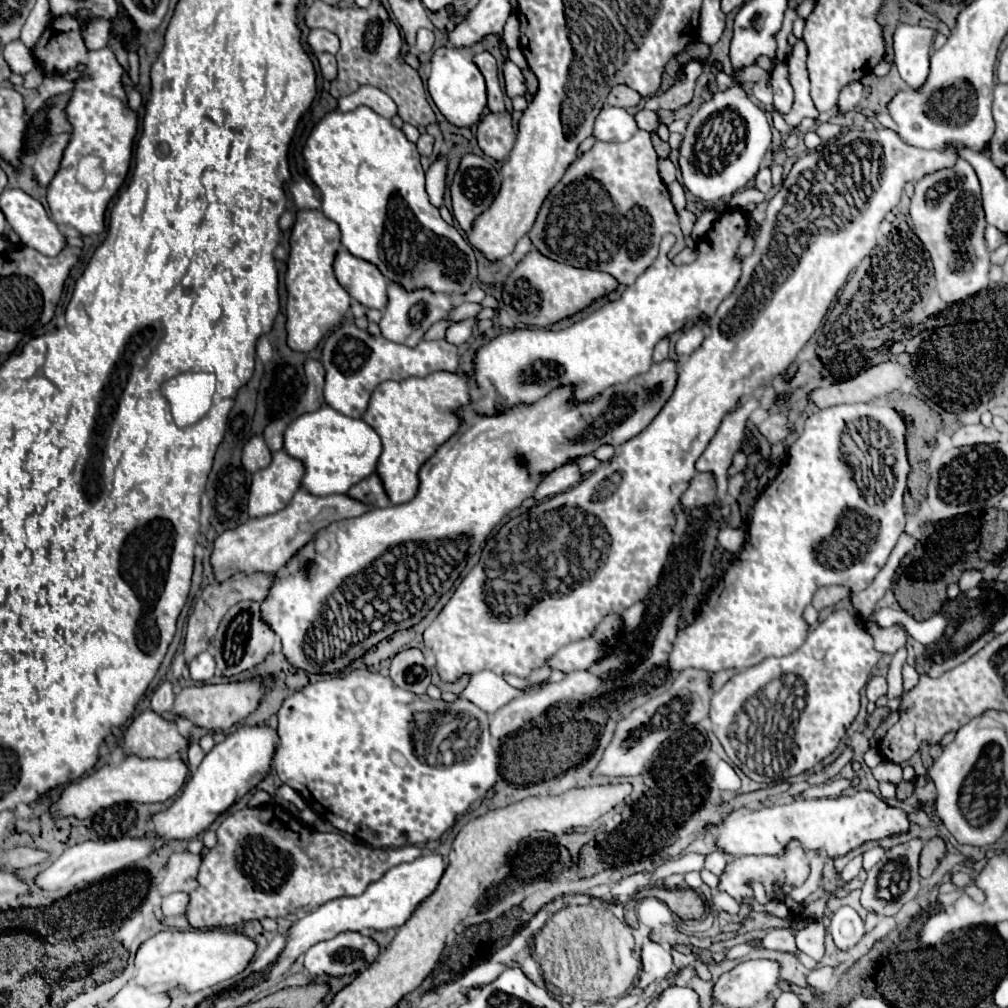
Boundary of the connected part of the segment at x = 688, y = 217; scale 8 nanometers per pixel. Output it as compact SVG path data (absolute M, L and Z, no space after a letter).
M681 210L681 212L679 212L679 222L681 222L681 230L683 230L683 234L685 234L685 236L689 236L689 234L691 234L695 220L697 220L697 218L695 218L695 214L691 214L689 210Z

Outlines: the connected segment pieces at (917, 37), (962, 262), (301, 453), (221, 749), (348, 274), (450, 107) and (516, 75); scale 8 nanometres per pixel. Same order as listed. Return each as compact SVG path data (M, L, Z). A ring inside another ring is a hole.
M899 24L893 36L895 66L911 90L919 90L929 76L929 52L935 28Z
M957 158L949 170L927 174L915 184L909 216L915 222L915 232L931 254L937 278L937 290L945 304L955 304L989 286L989 250L983 240L985 214L981 208L979 178L969 162ZM927 194L943 194L937 200Z
M321 406L315 412L301 414L285 430L285 450L293 458L303 460L303 486L315 496L345 494L351 486L375 472L381 456L379 434L363 420L349 418L331 406Z
M241 726L229 734L223 742L203 758L197 772L191 774L183 792L175 798L173 806L151 818L153 830L163 842L171 840L191 840L199 832L207 830L211 822L227 812L237 800L249 794L259 782L269 774L273 764L273 750L277 750L277 732L271 726Z
M339 250L335 256L335 276L339 284L361 302L365 308L385 310L387 280L371 262L351 256L347 250Z
M445 46L433 54L427 88L439 112L455 126L477 124L487 106L485 78L481 78L481 70L477 70L477 64L463 50L457 50L457 48Z
M505 58L503 78L505 78L505 92L507 92L509 98L525 94L525 80L523 80L523 74L521 74L521 70L519 70L509 58Z

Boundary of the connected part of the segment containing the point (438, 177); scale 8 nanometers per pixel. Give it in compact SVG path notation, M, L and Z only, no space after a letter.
M439 158L431 168L427 170L427 194L431 204L437 208L443 204L443 192L445 192L445 174L447 174L447 164L443 158Z

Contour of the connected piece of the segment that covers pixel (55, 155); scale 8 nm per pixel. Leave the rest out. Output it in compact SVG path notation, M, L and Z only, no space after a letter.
M69 134L49 136L41 144L41 148L37 152L37 158L35 158L35 164L33 164L35 178L39 180L41 186L47 186L53 180L53 176L57 174L67 144L69 144Z

